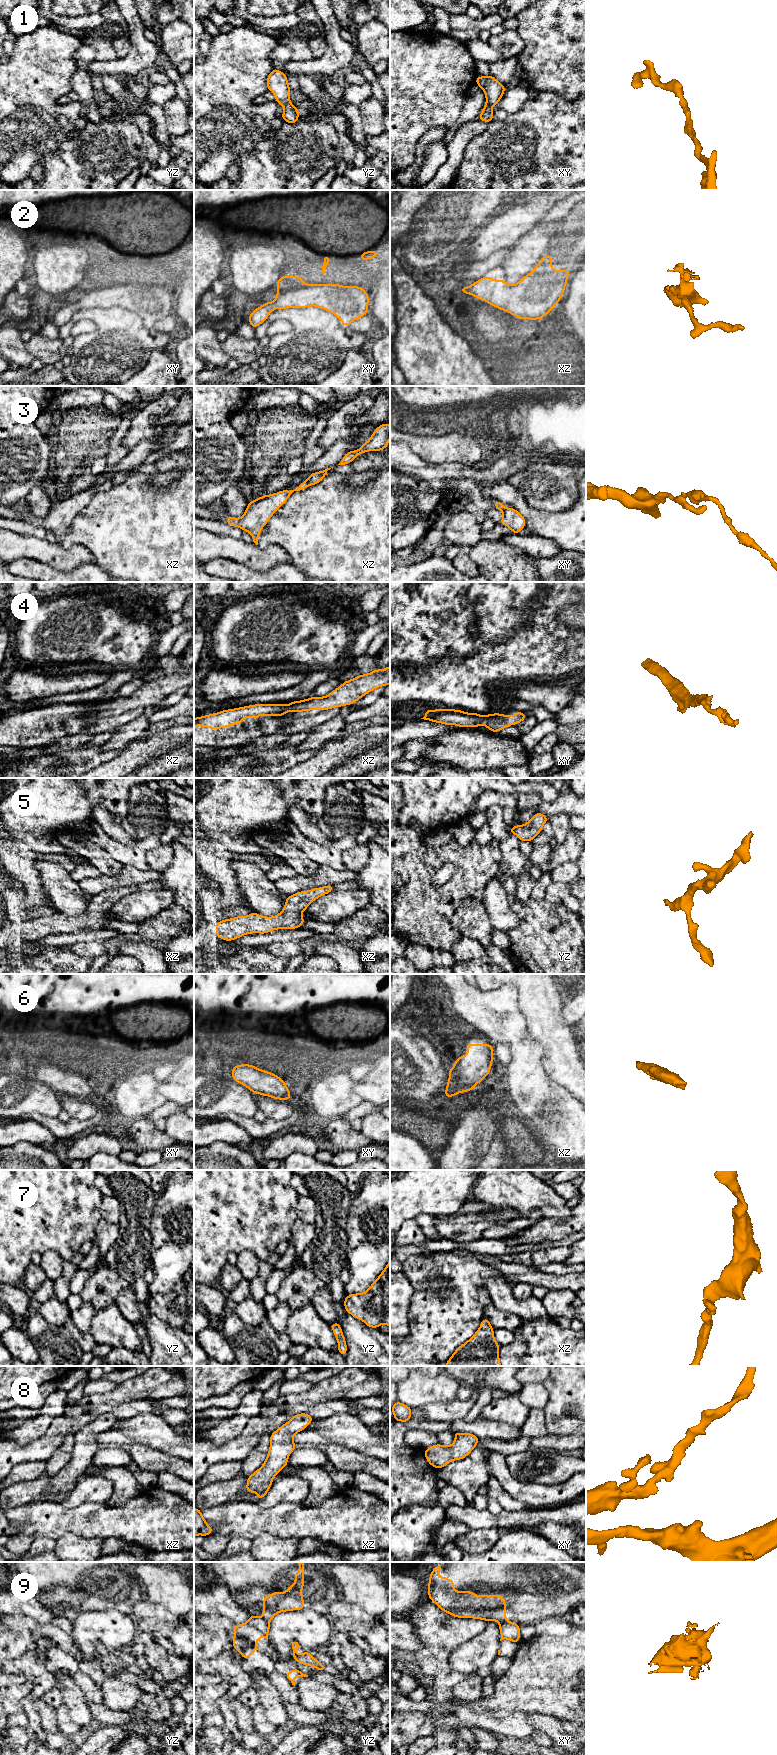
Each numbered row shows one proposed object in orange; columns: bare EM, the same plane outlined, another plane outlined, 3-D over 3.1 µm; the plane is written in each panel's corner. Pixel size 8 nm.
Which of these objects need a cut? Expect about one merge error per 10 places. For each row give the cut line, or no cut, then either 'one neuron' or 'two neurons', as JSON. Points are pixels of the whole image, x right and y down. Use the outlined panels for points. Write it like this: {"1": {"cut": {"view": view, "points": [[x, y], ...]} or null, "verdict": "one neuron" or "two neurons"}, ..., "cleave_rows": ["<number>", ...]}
{"1": {"cut": null, "verdict": "one neuron"}, "2": {"cut": null, "verdict": "one neuron"}, "3": {"cut": {"view": "xz", "points": [[307, 479], [309, 484]]}, "verdict": "two neurons"}, "4": {"cut": null, "verdict": "one neuron"}, "5": {"cut": null, "verdict": "one neuron"}, "6": {"cut": null, "verdict": "one neuron"}, "7": {"cut": null, "verdict": "one neuron"}, "8": {"cut": null, "verdict": "one neuron"}, "9": {"cut": {"view": "xy", "points": [[505, 1620], [498, 1622]]}, "verdict": "two neurons"}, "cleave_rows": ["3", "9"]}

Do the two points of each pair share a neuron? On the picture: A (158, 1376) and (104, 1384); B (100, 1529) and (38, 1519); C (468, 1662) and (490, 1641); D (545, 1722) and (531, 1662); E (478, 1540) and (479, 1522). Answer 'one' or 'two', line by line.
A: two
B: one
C: one
D: two
E: two

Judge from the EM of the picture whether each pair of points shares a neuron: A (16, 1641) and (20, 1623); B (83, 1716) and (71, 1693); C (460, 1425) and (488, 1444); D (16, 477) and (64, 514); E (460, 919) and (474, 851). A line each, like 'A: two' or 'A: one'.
A: one
B: one
C: two
D: two
E: two

